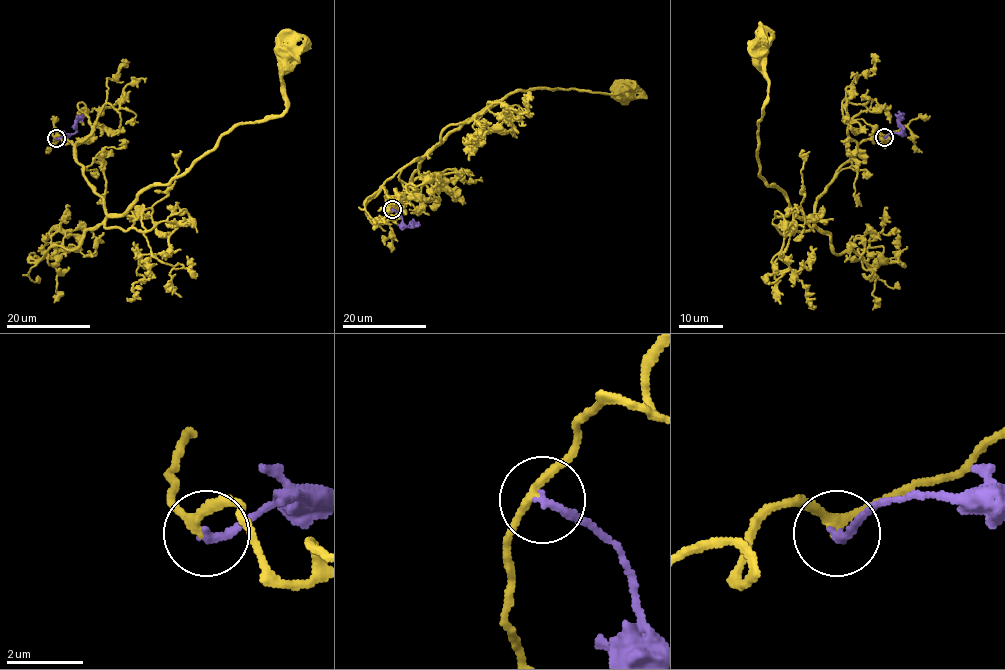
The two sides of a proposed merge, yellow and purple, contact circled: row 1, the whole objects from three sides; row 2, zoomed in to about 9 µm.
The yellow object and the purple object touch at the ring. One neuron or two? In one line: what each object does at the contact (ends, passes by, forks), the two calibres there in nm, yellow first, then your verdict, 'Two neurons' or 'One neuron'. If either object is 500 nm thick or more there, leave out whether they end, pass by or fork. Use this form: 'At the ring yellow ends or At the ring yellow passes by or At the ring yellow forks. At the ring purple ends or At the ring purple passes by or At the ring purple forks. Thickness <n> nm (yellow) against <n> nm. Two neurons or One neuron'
At the ring yellow passes by. At the ring purple ends. Thickness 200 nm (yellow) against 220 nm. One neuron

